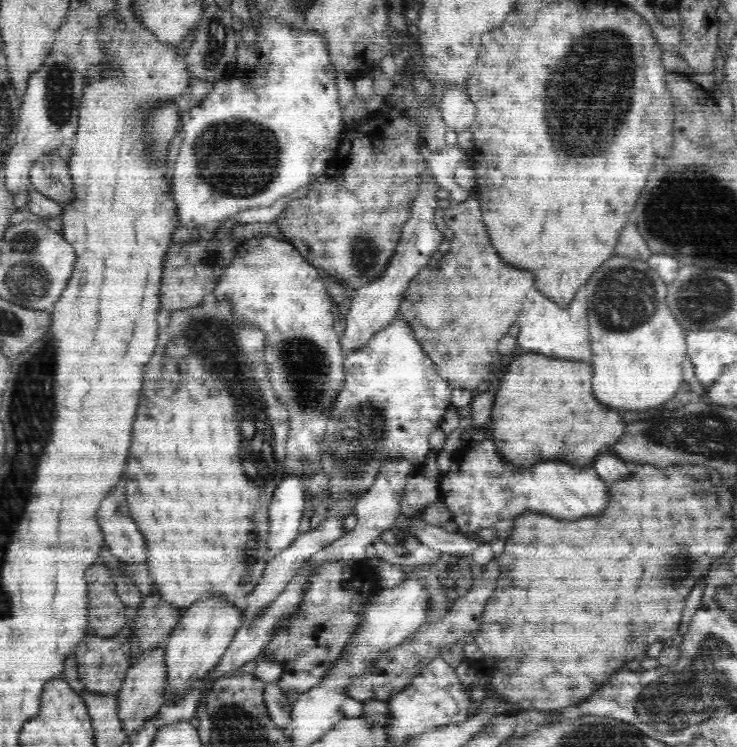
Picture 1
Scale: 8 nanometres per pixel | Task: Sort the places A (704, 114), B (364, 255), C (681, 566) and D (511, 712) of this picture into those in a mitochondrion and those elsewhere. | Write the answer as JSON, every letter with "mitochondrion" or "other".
{"A":"other","B":"mitochondrion","C":"mitochondrion","D":"other"}

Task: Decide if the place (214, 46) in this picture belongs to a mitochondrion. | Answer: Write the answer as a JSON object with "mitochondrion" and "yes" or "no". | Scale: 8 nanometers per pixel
{"mitochondrion":"yes"}

